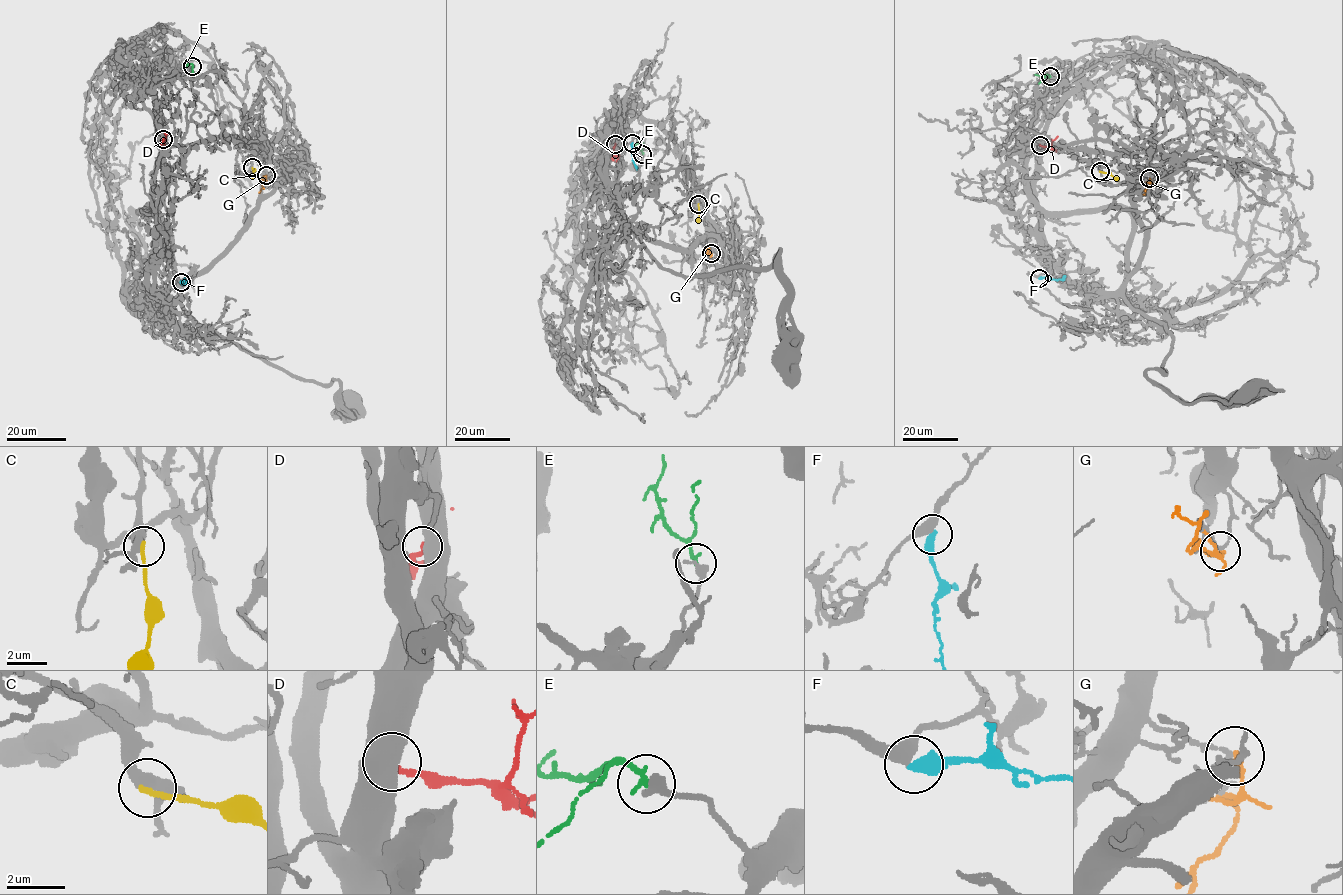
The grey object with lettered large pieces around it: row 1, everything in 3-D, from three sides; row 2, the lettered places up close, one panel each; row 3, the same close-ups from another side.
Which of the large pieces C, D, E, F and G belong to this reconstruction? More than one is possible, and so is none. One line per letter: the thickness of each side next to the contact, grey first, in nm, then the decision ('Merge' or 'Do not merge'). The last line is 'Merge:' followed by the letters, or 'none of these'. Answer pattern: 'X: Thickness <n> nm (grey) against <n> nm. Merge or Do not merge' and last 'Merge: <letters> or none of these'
C: Thickness 320 nm (grey) against 190 nm. Do not merge
D: Thickness 750 nm (grey) against 200 nm. Do not merge
E: Thickness 440 nm (grey) against 200 nm. Merge
F: Thickness 400 nm (grey) against 480 nm. Do not merge
G: Thickness 130 nm (grey) against 240 nm. Do not merge
Merge: E

